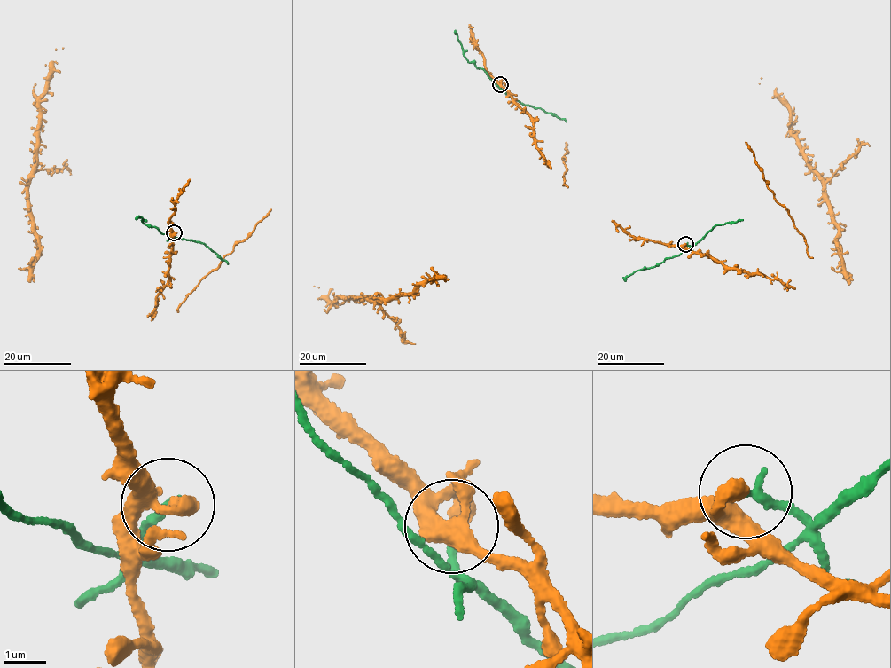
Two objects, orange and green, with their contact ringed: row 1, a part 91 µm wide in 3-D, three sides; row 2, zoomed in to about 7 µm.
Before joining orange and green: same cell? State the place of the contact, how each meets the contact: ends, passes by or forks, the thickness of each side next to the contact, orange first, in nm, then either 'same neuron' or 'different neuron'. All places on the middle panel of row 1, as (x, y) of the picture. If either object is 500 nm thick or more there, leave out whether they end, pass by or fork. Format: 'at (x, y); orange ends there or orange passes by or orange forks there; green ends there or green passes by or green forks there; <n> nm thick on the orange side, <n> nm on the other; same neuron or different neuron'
at (500, 84); orange ends there; green ends there; 400 nm thick on the orange side, 240 nm on the other; different neuron

